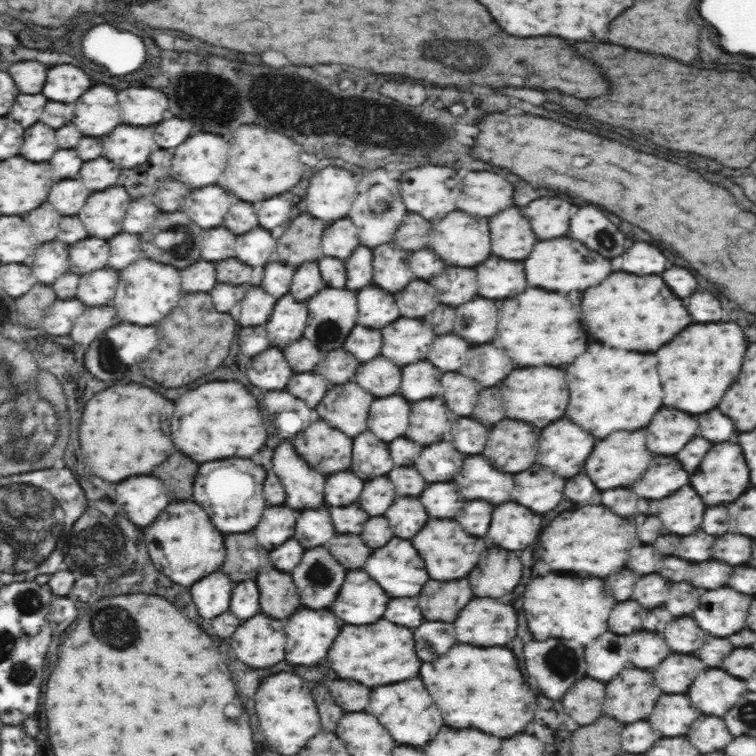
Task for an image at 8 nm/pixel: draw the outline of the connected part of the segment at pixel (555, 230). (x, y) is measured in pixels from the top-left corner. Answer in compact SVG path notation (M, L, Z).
M538 198L522 210L540 240L566 236L570 212L572 206L560 198Z

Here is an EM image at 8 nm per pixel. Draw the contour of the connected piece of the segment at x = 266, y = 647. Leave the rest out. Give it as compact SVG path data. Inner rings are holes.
M258 614L242 622L230 640L234 654L254 668L272 666L284 658L286 632L280 620Z

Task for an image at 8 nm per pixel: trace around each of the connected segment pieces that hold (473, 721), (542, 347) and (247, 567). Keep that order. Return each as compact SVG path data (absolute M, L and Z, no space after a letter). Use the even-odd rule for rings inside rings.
M456 644L432 664L422 664L420 676L436 700L444 724L452 728L478 728L482 732L508 738L522 732L536 714L530 692L516 656L508 648L478 648Z
M526 288L516 298L502 302L498 320L496 346L506 348L508 356L520 366L562 366L572 364L572 360L586 352L588 336L580 324L580 298L582 294L558 294L540 288Z
M228 534L226 538L226 560L222 566L222 572L234 582L244 582L244 580L256 580L256 576L270 566L268 552L256 542L252 534ZM256 550L258 552L258 564L248 562L248 552Z

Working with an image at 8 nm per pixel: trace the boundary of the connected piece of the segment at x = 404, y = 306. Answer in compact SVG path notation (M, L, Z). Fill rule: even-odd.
M424 280L410 282L404 290L396 292L394 296L396 296L396 302L400 306L402 316L412 316L412 318L426 316L428 312L432 312L440 304L436 288L432 288Z

